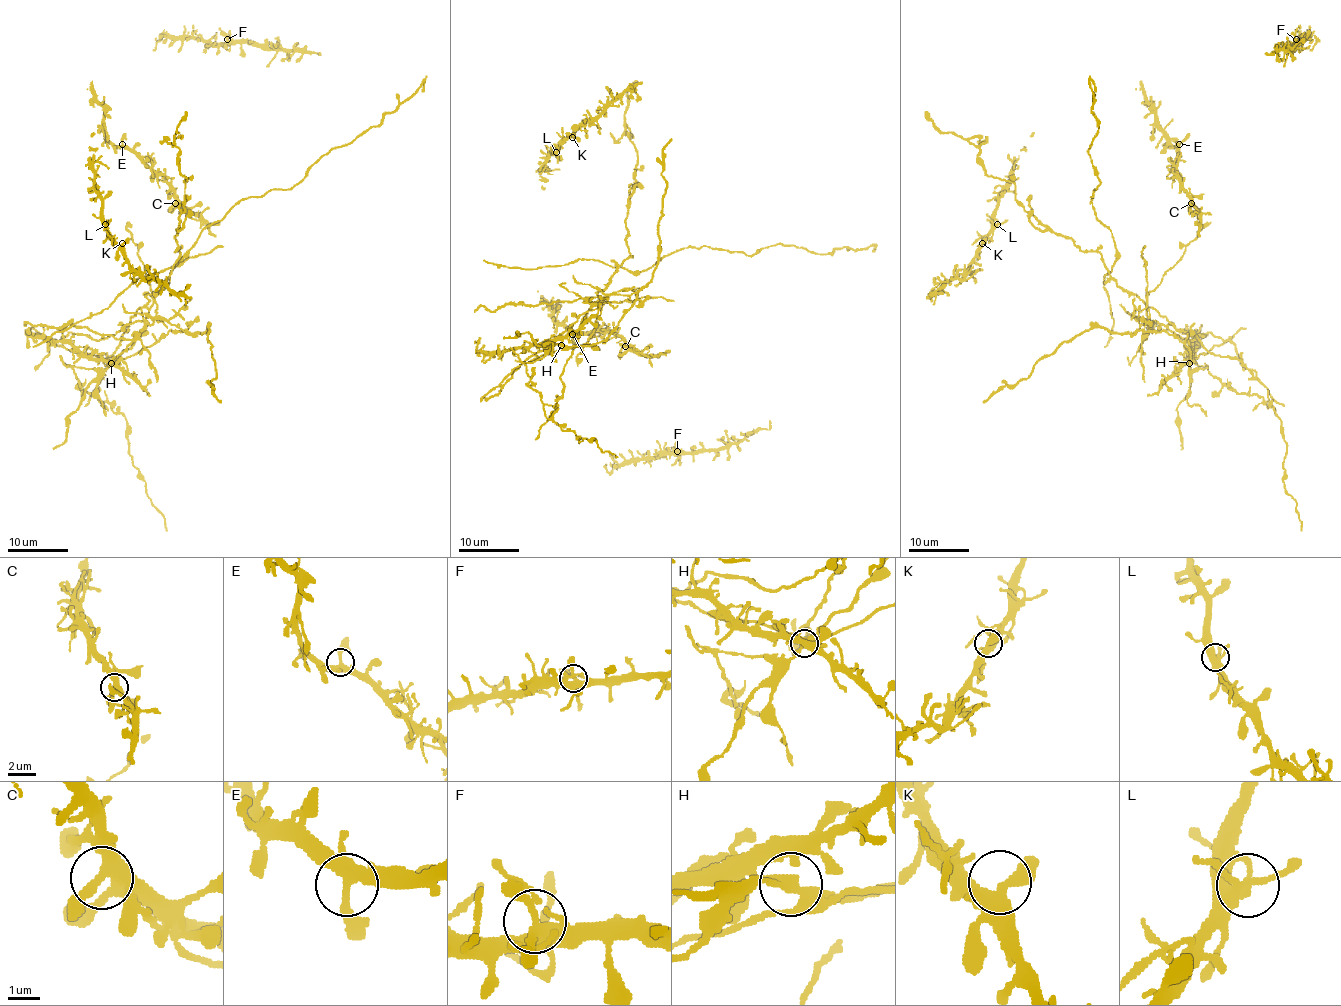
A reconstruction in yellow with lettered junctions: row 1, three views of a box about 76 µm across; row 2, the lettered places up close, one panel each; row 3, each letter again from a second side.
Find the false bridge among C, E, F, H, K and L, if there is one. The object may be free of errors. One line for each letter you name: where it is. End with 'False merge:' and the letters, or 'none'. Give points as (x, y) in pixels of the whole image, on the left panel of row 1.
H: (111, 363)
False merge: H

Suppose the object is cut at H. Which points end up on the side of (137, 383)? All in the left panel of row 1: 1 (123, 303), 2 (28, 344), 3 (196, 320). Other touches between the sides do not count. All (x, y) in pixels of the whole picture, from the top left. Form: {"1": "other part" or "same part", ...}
{"1": "other part", "2": "same part", "3": "other part"}

